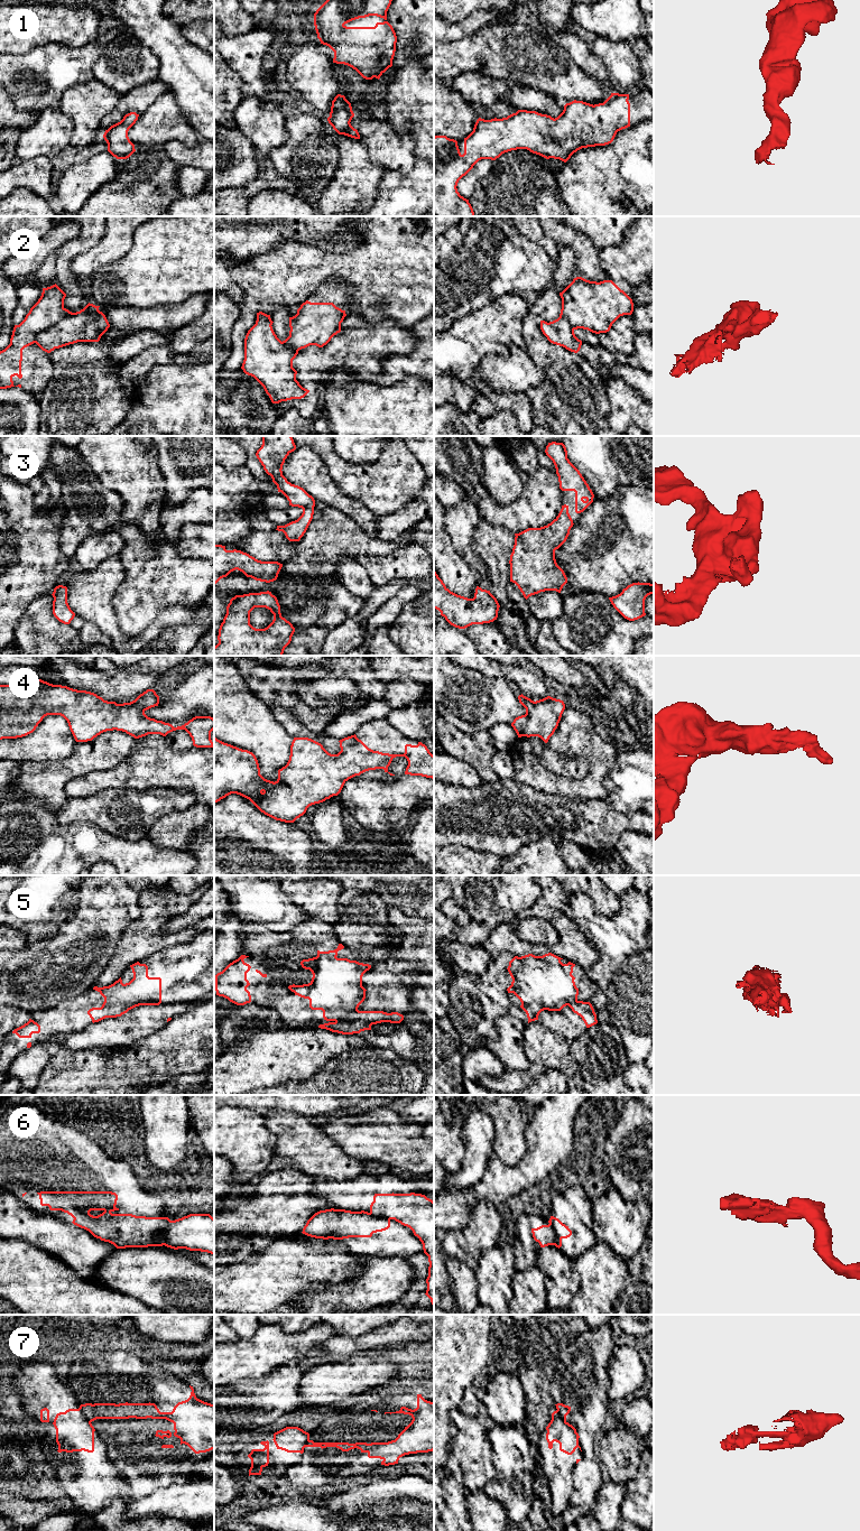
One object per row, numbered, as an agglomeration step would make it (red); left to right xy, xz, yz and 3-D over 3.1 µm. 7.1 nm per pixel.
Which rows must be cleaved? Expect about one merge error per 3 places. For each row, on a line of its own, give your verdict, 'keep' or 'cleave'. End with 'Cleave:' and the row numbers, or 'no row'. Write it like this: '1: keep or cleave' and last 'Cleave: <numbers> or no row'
1: keep
2: cleave
3: keep
4: keep
5: cleave
6: cleave
7: cleave
Cleave: 2, 5, 6, 7

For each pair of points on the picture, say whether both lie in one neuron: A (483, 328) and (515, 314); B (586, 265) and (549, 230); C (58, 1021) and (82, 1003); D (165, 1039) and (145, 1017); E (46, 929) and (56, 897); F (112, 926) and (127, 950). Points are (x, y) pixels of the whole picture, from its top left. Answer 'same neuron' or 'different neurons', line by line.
A: same neuron
B: same neuron
C: same neuron
D: different neurons
E: same neuron
F: different neurons

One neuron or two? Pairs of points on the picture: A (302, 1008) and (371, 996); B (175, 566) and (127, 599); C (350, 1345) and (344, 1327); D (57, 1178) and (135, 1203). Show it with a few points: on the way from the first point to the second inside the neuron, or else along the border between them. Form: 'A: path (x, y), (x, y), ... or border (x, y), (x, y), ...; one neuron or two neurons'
A: border (367, 990), (364, 1000), (357, 1009); two neurons
B: path (163, 578), (154, 583), (139, 596); one neuron
C: border (372, 1329), (354, 1336), (338, 1335); two neurons
D: path (76, 1181), (102, 1195), (110, 1203), (116, 1203); one neuron

